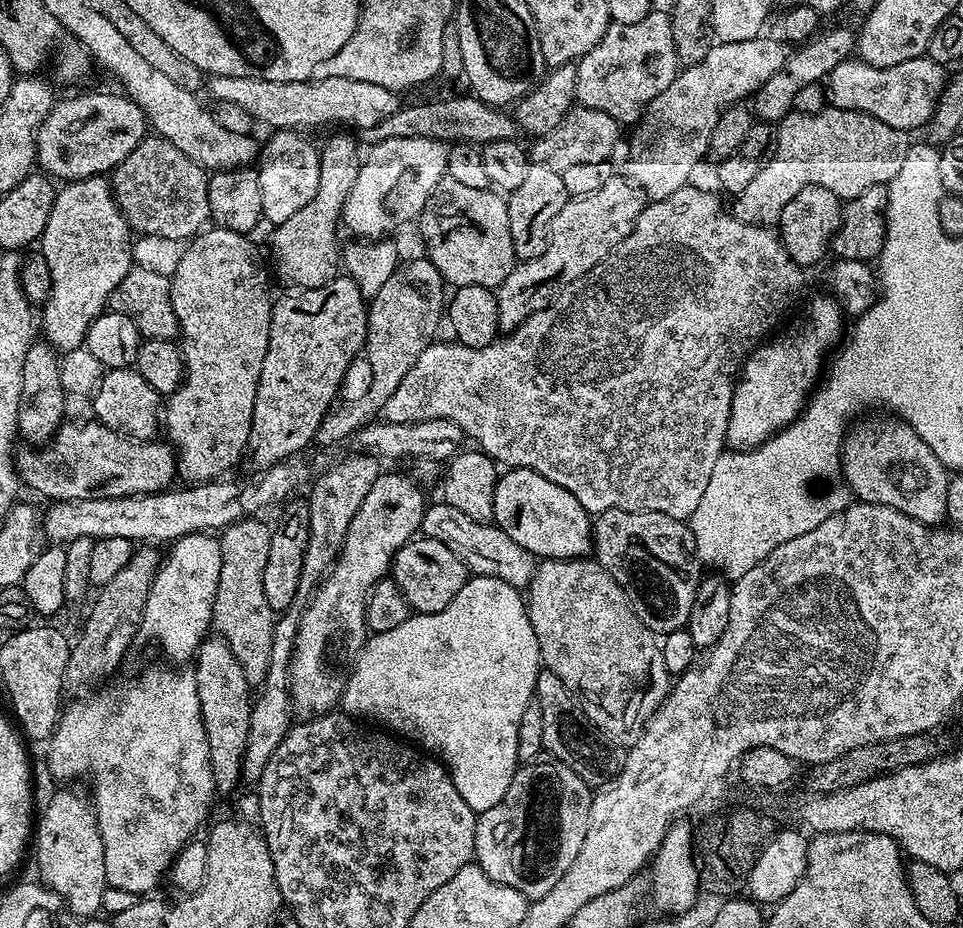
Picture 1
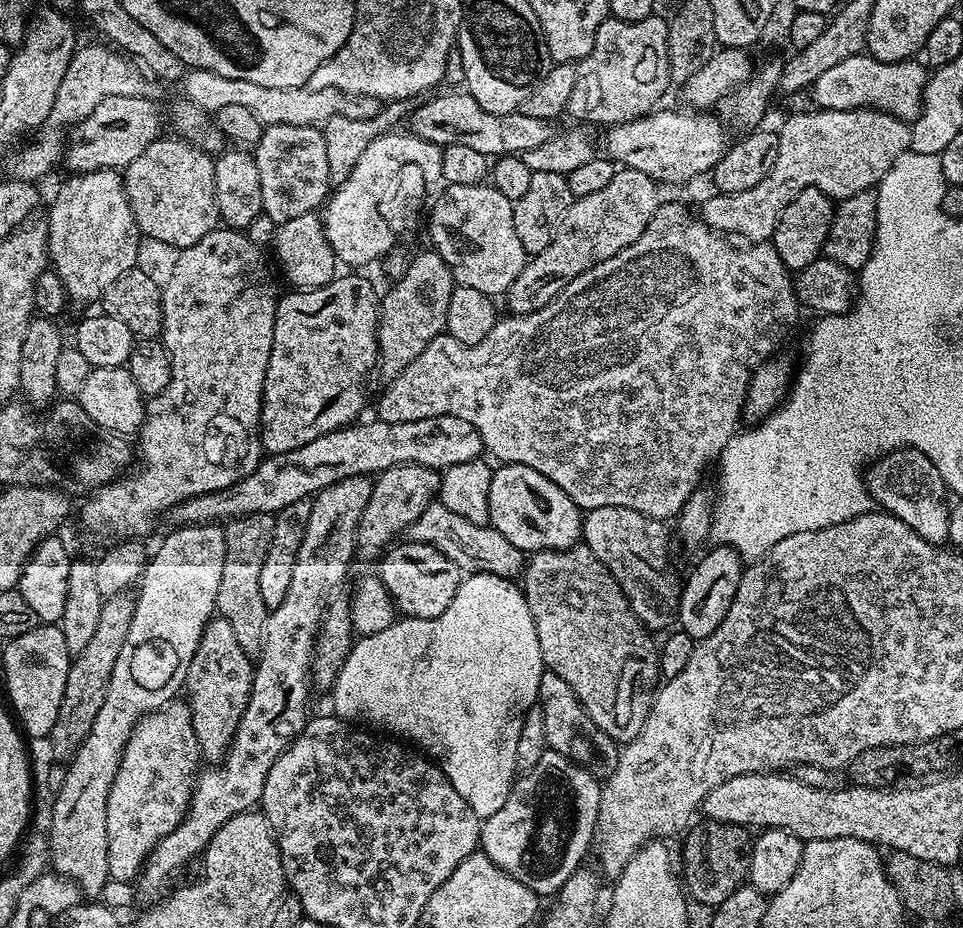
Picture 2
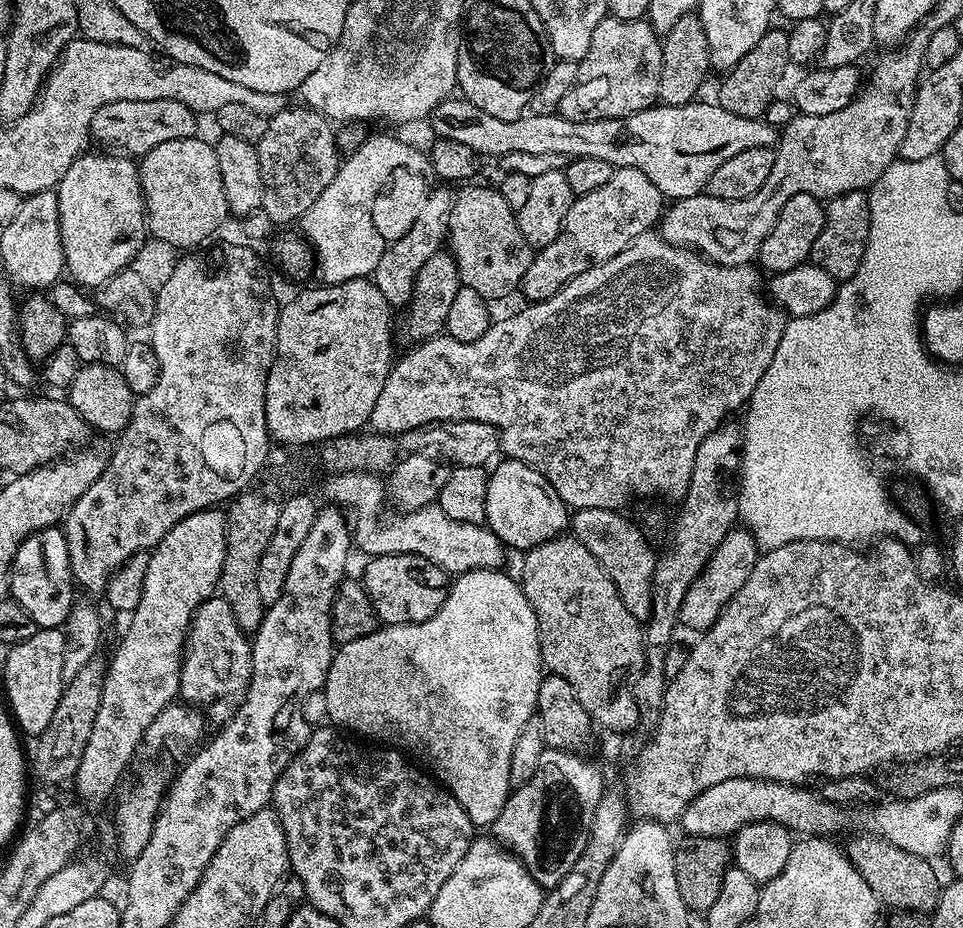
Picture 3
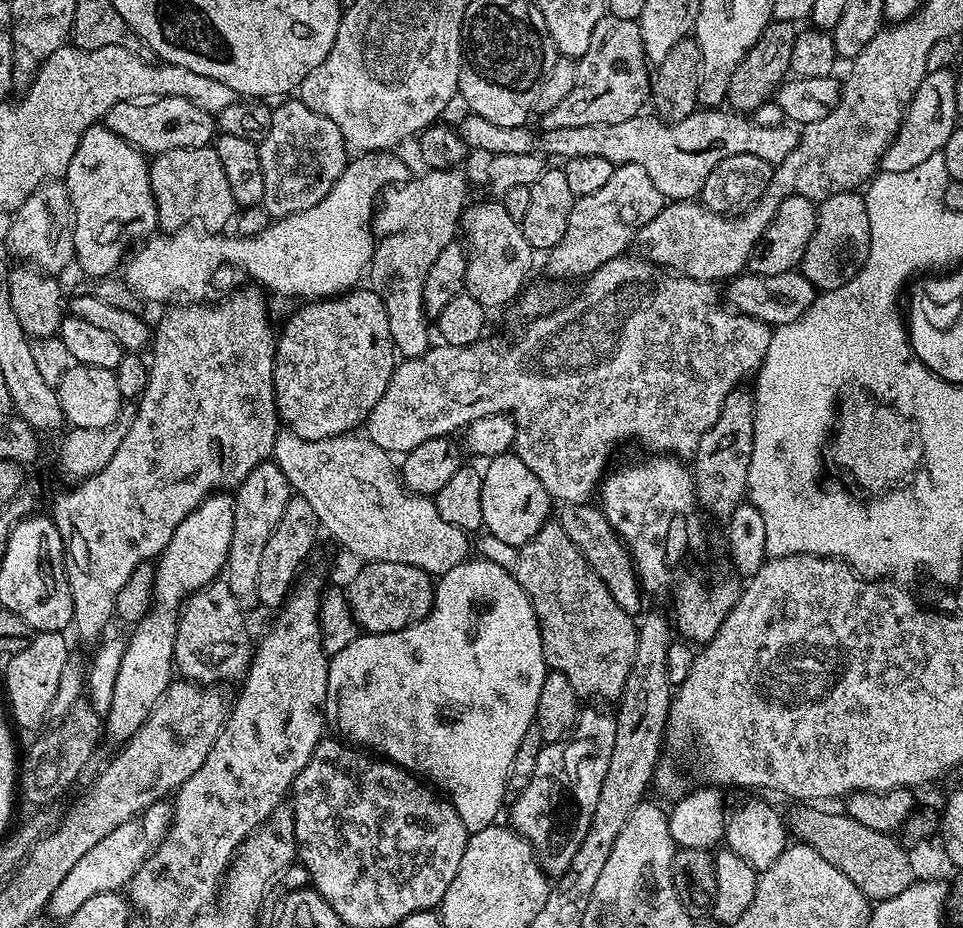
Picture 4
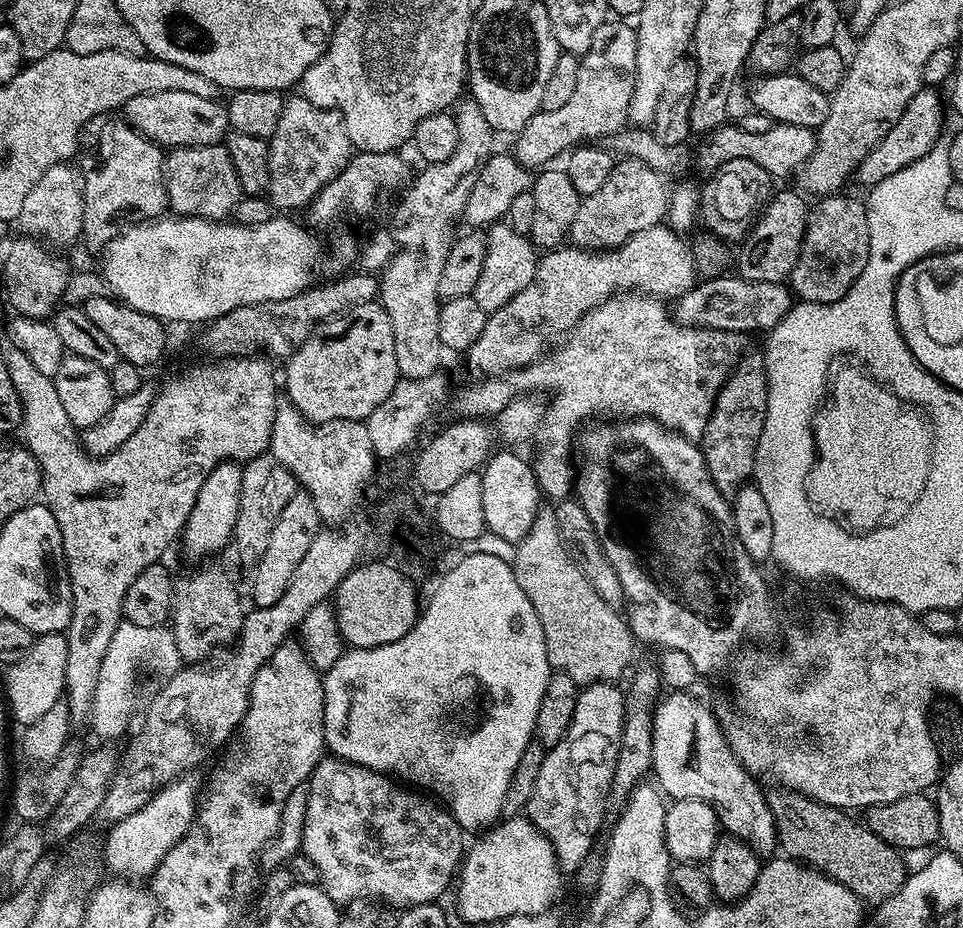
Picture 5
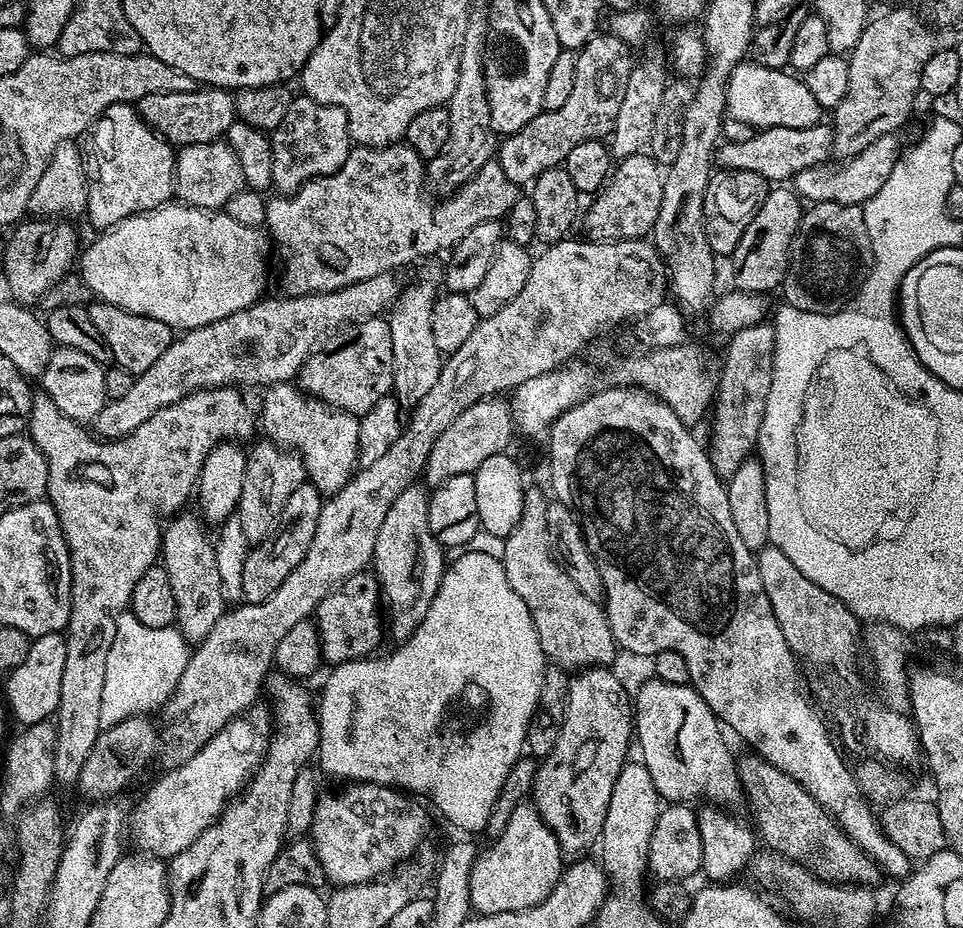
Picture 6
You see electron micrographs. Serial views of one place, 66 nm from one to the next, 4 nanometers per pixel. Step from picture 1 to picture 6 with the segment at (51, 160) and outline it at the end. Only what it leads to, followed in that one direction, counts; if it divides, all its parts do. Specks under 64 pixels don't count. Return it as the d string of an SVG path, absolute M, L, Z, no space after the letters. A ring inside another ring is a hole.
M197 86L192 92L146 94L146 98L138 102L138 111L141 118L173 146L209 144L211 140L227 137L230 126L238 119L235 95L227 88L211 86Z

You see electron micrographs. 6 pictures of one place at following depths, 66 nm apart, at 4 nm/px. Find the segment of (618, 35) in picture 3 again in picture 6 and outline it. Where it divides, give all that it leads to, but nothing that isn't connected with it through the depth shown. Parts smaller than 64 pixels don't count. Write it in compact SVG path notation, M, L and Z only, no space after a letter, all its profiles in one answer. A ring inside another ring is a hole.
M597 34L588 39L576 58L574 91L570 93L570 99L559 110L538 113L522 126L522 130L511 132L499 141L498 159L502 174L506 174L510 182L518 186L531 185L538 174L561 167L566 154L570 154L578 142L604 140L611 133L618 118L618 106L622 106L626 82L634 67L634 59L628 52L631 52L629 45L611 34Z

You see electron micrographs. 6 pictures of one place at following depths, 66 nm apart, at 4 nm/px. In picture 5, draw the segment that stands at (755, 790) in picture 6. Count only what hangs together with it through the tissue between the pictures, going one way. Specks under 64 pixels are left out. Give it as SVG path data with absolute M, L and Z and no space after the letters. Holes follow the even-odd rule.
M777 787L776 792L767 793L768 806L776 823L776 839L784 848L785 857L798 860L824 873L831 880L837 880L861 901L869 905L889 900L903 886L906 879L904 860L897 849L890 847L878 834L874 834L863 823L851 820L847 811L831 808L801 792L790 788Z

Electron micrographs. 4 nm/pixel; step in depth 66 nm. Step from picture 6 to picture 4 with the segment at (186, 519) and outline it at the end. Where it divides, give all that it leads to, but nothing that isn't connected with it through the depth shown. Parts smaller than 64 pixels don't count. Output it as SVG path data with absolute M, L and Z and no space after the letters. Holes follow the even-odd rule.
M217 578L204 588L191 593L180 609L176 622L174 668L183 679L205 686L225 686L231 680L243 681L252 663L254 640L248 637L245 609L230 594L227 580Z

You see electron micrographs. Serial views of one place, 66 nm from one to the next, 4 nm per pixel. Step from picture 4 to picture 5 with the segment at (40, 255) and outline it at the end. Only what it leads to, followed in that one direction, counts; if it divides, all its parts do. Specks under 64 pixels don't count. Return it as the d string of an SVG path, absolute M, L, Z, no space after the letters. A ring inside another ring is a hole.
M67 163L55 164L34 182L22 202L18 217L19 231L57 249L81 239L84 231L84 189L81 177ZM57 244L57 245L56 245ZM60 247L60 248L59 248Z

